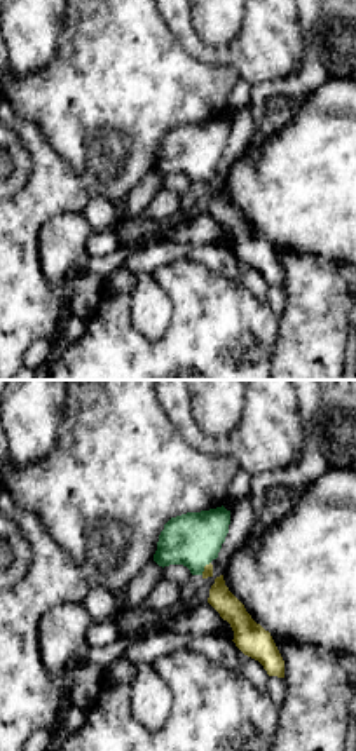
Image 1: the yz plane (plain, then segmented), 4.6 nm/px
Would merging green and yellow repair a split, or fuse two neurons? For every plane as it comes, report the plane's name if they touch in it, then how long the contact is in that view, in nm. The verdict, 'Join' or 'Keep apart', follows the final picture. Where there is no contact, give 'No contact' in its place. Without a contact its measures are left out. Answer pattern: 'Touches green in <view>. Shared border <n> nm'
Touches green in yz. Shared border 80 nm

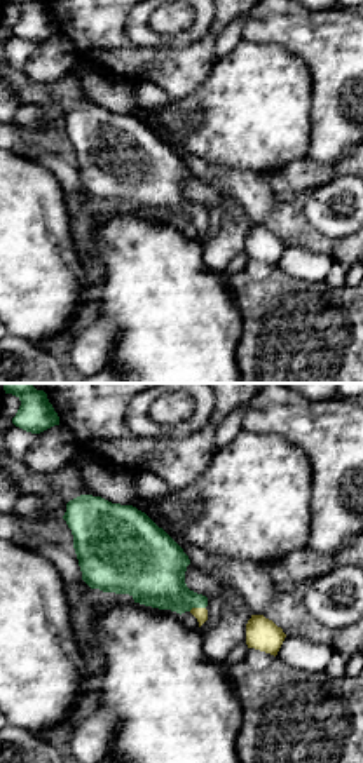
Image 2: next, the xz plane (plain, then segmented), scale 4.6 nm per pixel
Touches green in xz. Shared border 80 nm

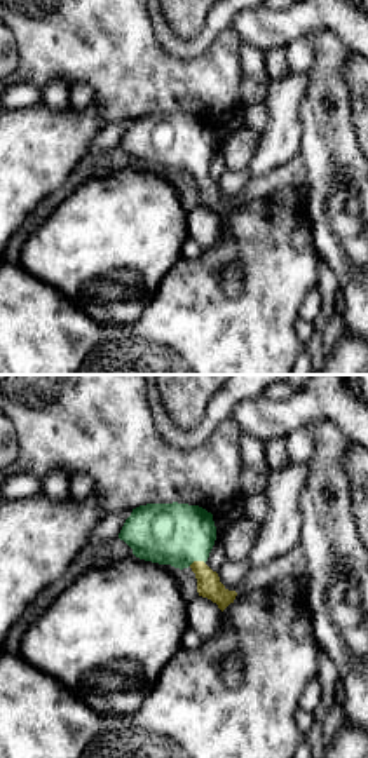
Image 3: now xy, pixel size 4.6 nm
Touches green in xy. Shared border 80 nm

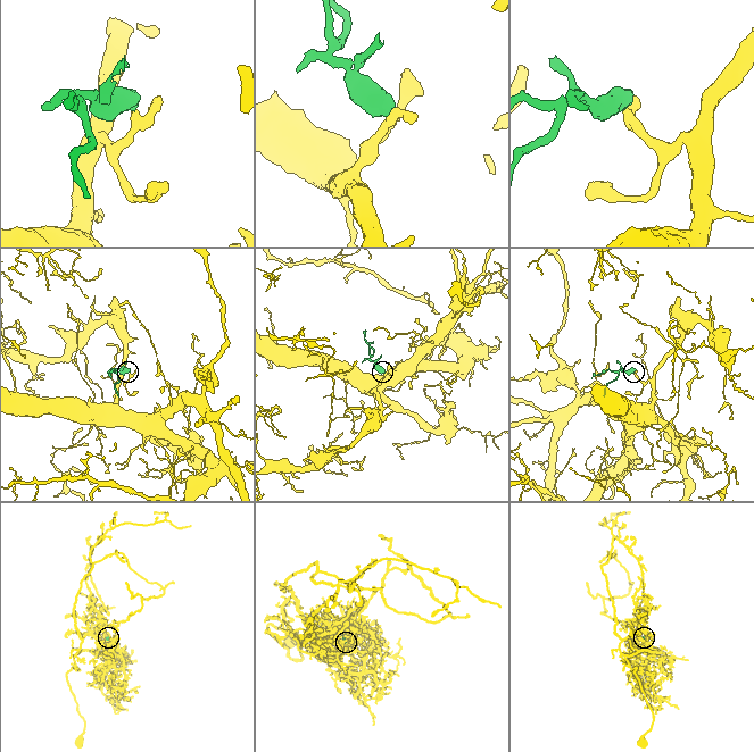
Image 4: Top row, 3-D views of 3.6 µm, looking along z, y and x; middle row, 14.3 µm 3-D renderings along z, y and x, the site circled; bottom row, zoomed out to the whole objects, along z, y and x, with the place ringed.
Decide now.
Join

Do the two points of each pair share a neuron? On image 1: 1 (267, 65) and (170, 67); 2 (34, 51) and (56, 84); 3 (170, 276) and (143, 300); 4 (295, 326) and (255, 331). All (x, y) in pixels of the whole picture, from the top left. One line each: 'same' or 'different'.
1: different
2: different
3: different
4: different

